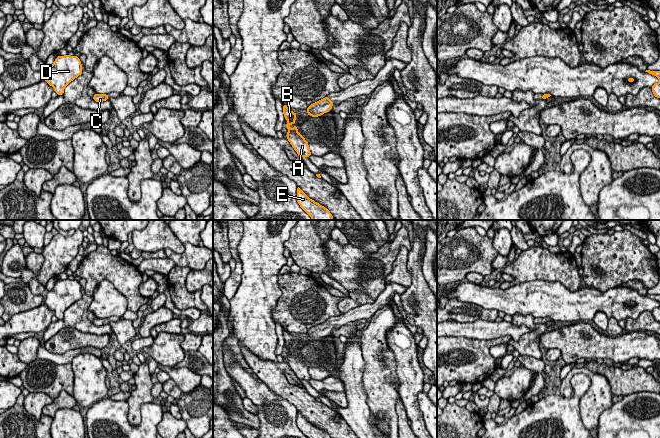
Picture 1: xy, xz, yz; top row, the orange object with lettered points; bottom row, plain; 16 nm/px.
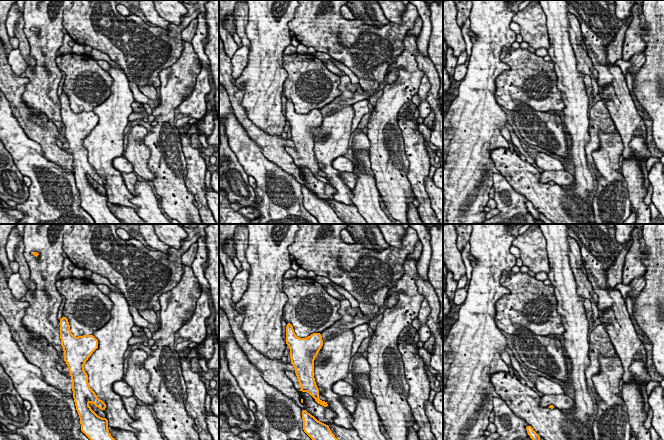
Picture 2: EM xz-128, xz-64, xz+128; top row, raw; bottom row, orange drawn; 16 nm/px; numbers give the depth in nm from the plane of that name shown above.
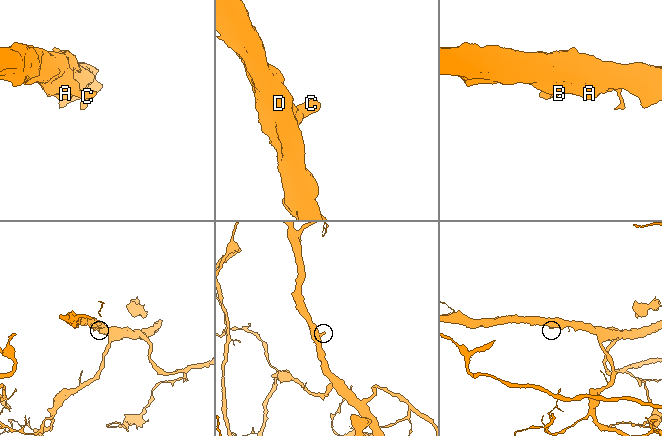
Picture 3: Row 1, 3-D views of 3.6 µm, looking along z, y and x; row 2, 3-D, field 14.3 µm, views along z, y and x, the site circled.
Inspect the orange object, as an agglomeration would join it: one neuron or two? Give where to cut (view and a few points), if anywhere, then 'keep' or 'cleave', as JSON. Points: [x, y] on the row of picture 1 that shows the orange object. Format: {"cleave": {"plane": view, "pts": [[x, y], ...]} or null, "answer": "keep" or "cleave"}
{"cleave": null, "answer": "keep"}

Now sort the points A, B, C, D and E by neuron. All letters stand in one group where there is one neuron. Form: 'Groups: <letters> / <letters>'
Groups: A B C D E

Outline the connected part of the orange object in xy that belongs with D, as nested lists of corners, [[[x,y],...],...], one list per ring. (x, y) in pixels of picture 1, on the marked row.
[[[57,56],[48,67],[44,80],[54,88],[58,96],[63,95],[64,88],[82,74],[81,61],[77,56]]]

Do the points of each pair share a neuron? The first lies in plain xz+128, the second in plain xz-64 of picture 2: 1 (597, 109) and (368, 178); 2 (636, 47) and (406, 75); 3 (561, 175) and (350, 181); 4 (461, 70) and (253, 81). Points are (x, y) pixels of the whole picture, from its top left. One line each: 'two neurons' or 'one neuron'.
1: two neurons
2: one neuron
3: one neuron
4: two neurons

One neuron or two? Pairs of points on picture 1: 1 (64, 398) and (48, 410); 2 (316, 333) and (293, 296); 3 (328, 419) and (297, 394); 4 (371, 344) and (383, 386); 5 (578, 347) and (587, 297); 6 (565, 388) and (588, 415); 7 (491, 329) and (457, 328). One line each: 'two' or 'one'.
1: one
2: two
3: one
4: one
5: two
6: one
7: one

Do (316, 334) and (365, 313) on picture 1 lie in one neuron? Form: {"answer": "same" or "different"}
{"answer": "same"}

